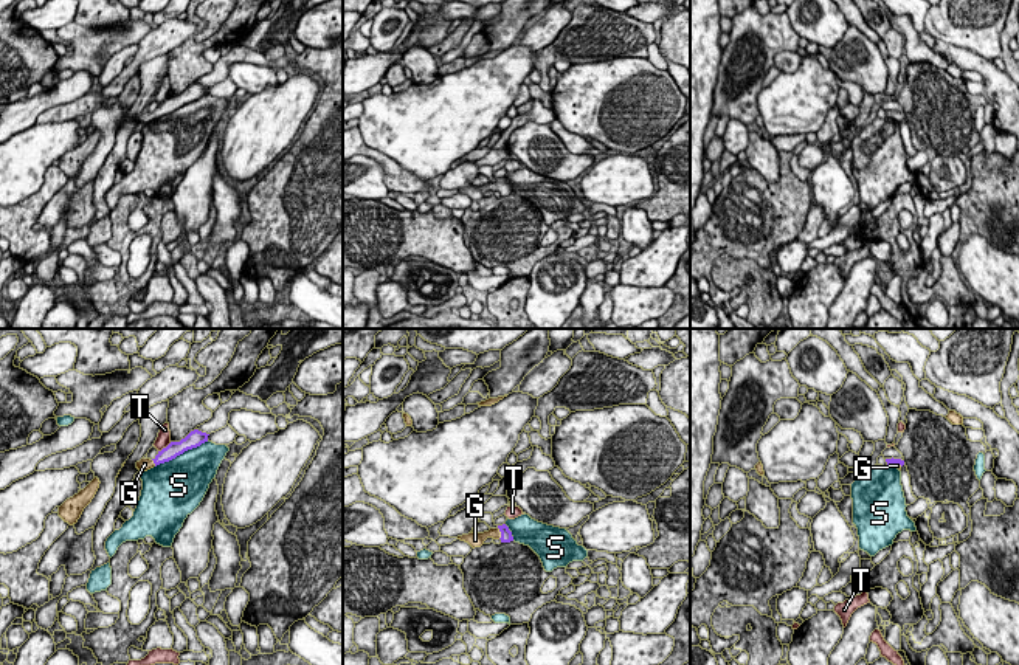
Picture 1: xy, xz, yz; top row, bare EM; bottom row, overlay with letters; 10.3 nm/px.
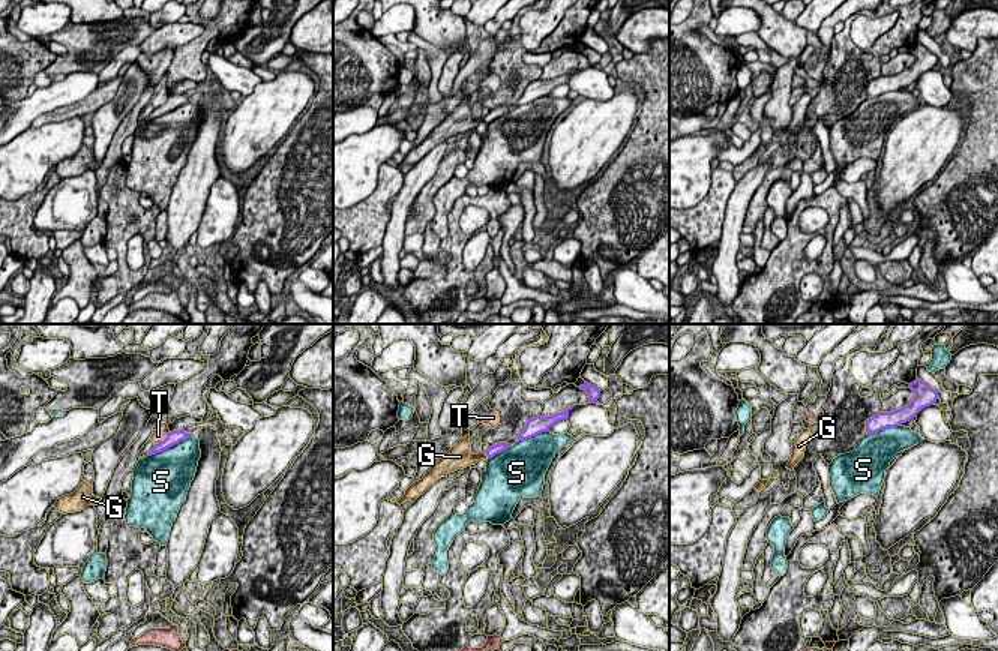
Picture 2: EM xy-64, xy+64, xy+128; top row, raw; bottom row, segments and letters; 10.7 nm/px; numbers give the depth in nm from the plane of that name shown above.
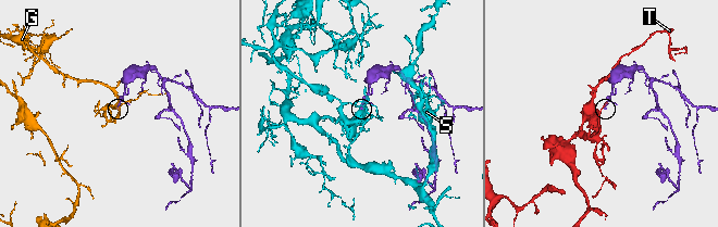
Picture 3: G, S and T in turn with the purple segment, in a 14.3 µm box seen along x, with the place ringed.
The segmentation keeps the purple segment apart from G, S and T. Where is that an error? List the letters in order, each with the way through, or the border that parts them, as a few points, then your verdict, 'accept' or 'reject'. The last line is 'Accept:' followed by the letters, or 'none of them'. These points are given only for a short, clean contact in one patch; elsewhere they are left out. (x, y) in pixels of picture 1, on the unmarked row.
G: way xz (506, 188), (501, 186), (487, 186), (478, 192); accept
S: reject
T: reject
Accept: G

